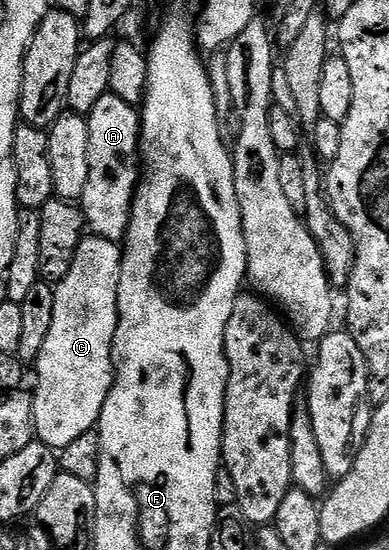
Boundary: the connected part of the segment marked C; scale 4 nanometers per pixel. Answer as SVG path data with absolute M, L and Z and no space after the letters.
M89 234L76 246L70 273L66 273L66 277L55 284L50 333L46 333L46 345L42 345L42 353L38 353L34 364L36 391L32 401L36 439L53 449L70 445L70 441L82 437L82 433L93 430L99 424L106 397L112 388L112 342L118 322L121 254L120 243L111 243Z

